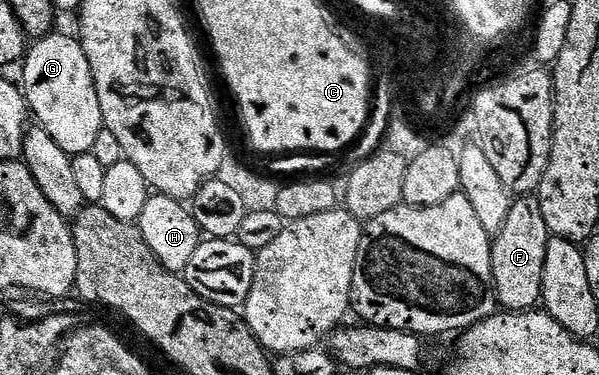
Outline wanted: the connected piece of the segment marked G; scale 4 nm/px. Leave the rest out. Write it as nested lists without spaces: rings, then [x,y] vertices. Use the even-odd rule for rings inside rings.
[[[74,35],[40,36],[32,44],[35,45],[32,48],[30,45],[21,64],[21,87],[30,115],[39,119],[36,120],[38,127],[46,130],[49,138],[53,138],[61,150],[68,152],[72,158],[86,157],[97,142],[97,134],[101,134],[105,128],[97,86],[85,50]]]

